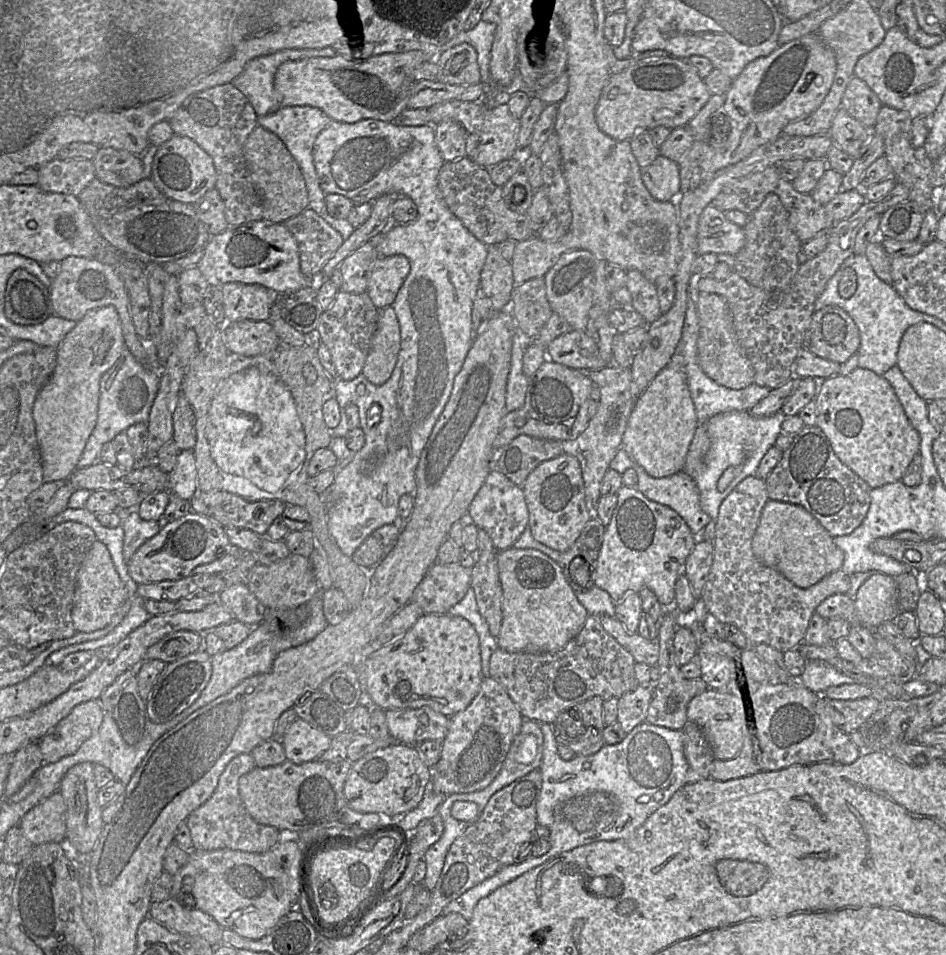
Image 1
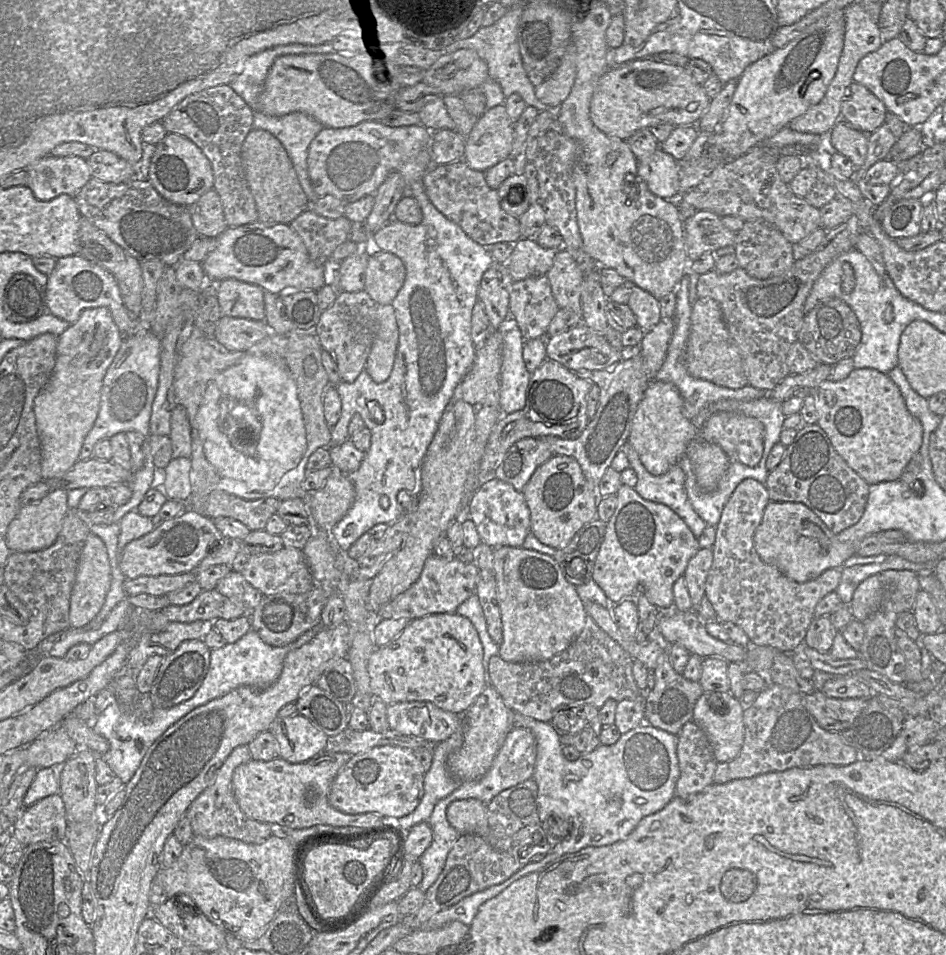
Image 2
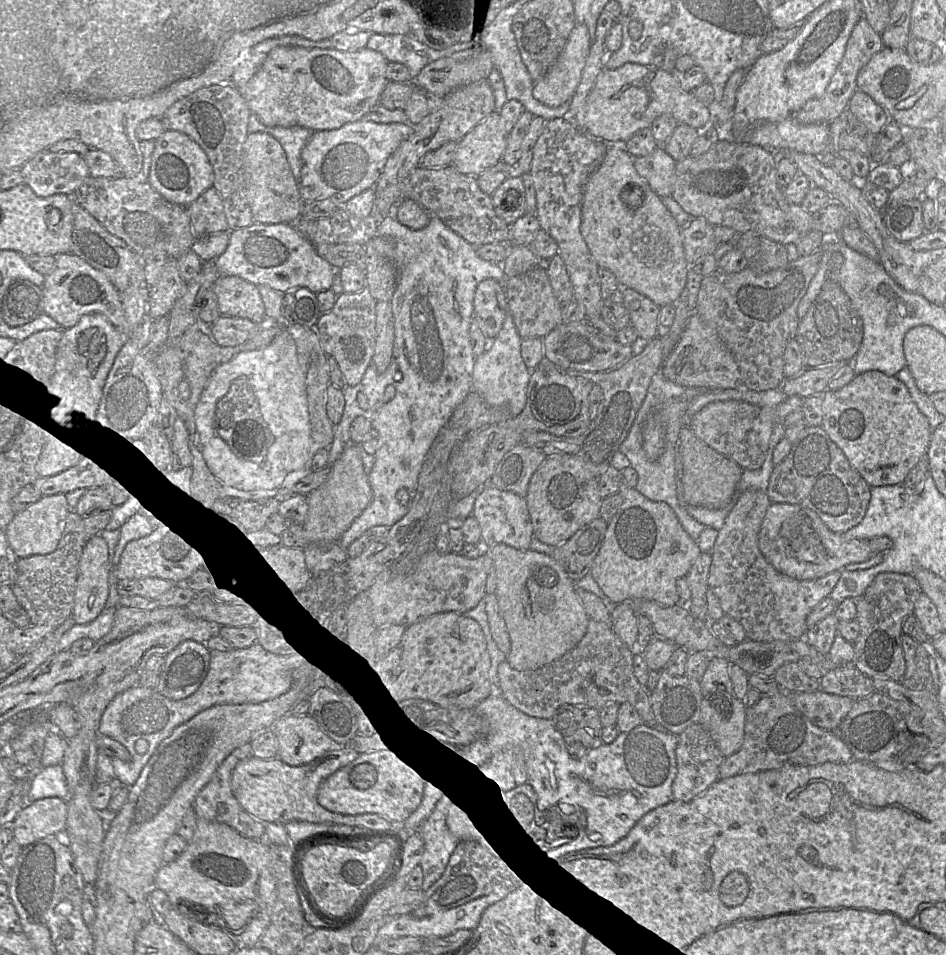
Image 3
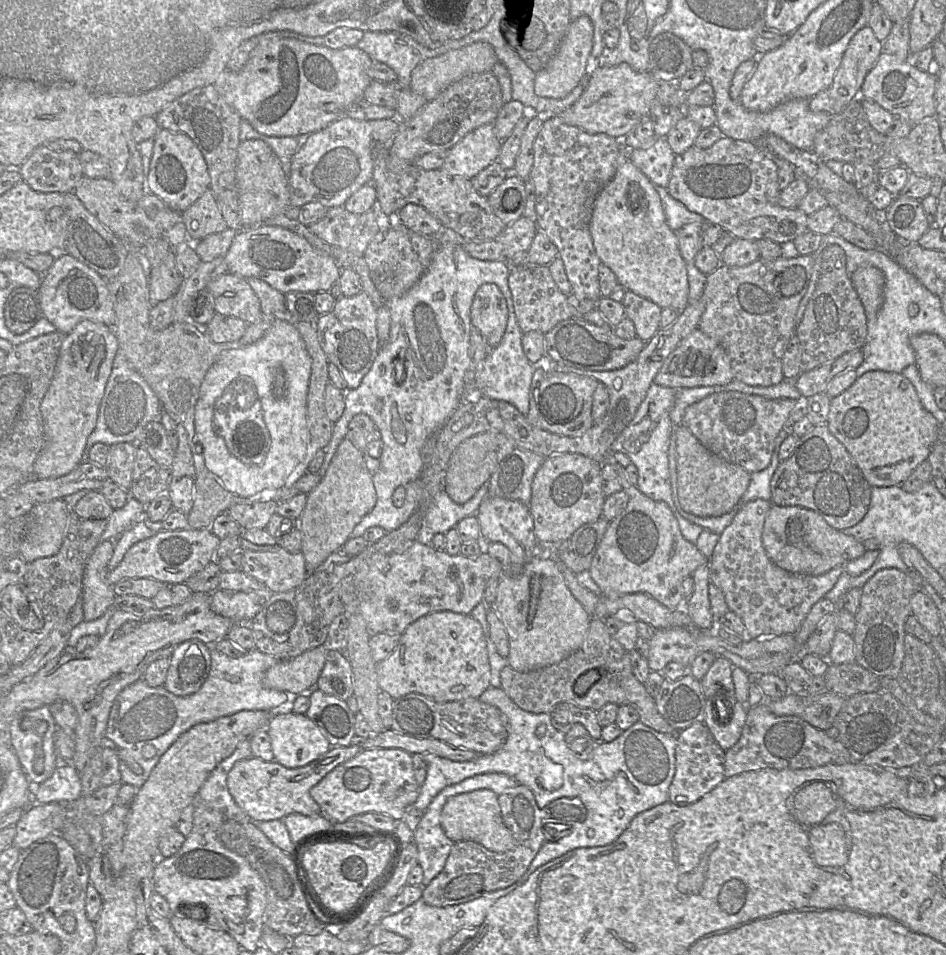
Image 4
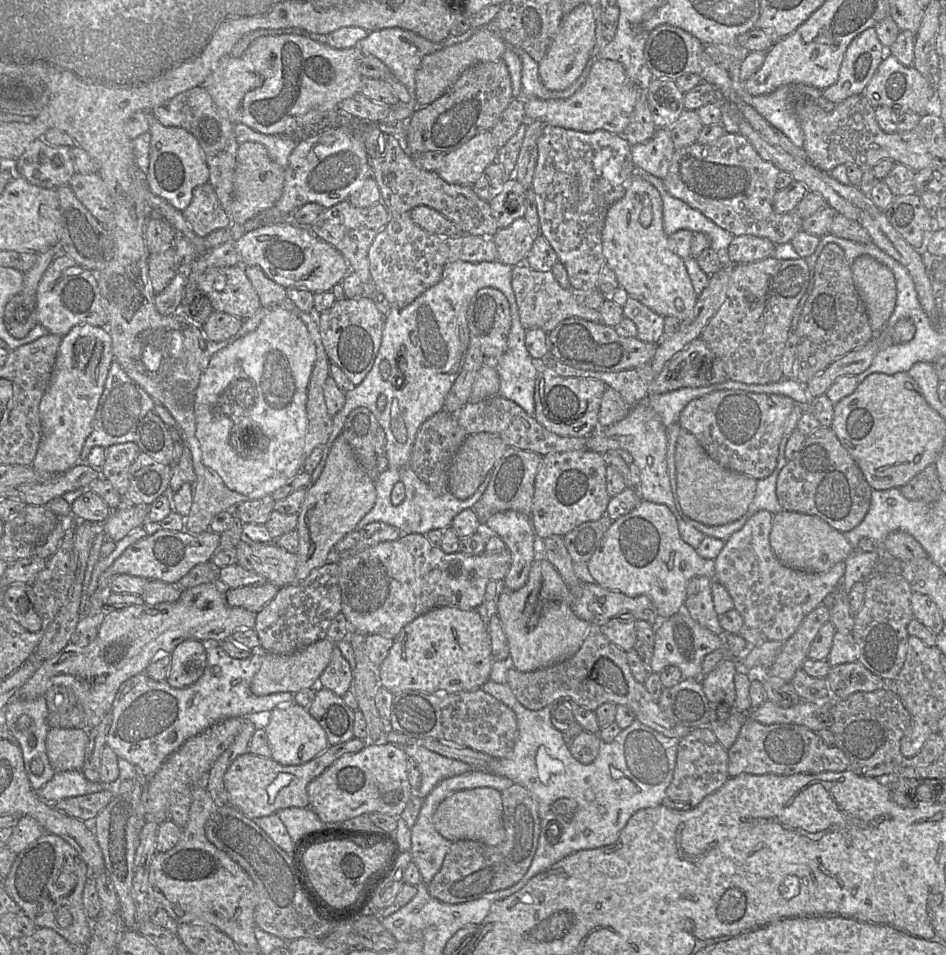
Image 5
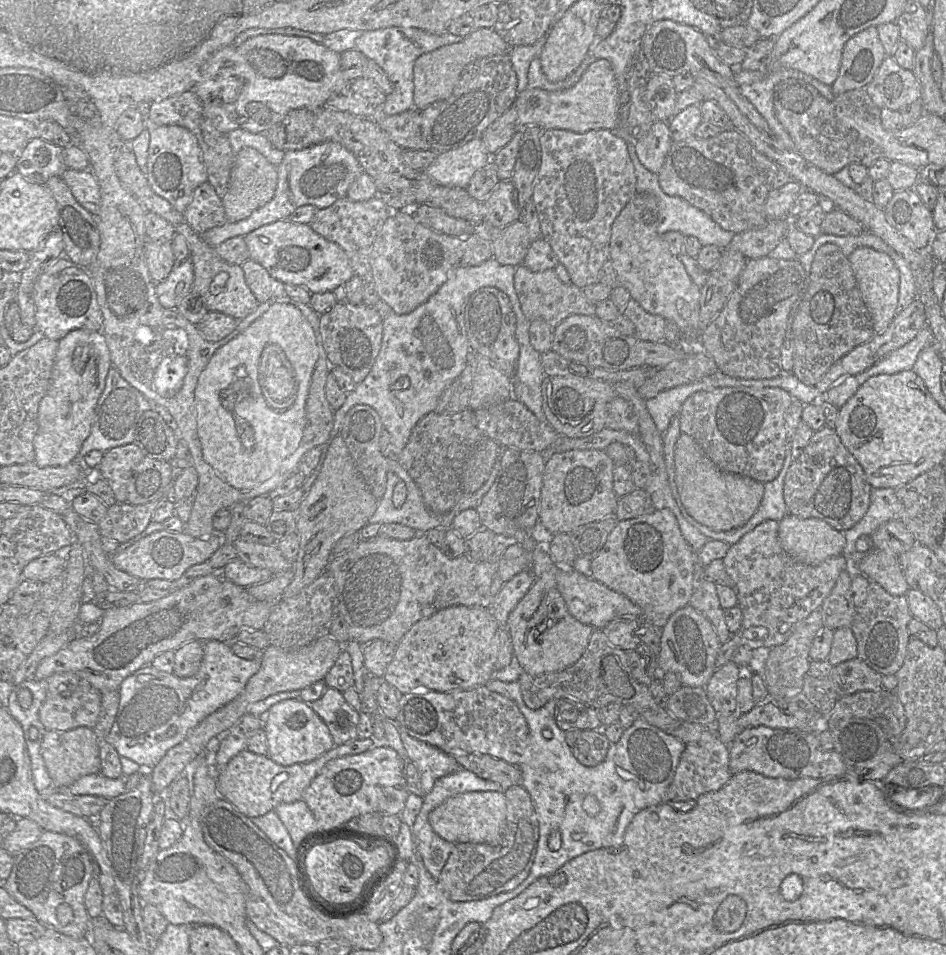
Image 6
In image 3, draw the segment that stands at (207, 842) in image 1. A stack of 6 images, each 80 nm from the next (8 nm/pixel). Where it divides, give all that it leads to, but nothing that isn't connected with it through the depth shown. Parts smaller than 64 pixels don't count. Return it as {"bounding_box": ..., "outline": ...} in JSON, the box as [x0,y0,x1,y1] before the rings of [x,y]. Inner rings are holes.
{"bounding_box":[192,743,265,840],"outline":[[[246,743],[232,751],[219,765],[206,786],[198,793],[192,804],[192,809],[194,810],[197,819],[209,822],[224,823],[245,838],[260,840],[265,839],[264,824],[250,816],[239,805],[230,787],[231,775],[234,767],[240,761],[251,758],[252,756],[252,748],[250,743]]]}

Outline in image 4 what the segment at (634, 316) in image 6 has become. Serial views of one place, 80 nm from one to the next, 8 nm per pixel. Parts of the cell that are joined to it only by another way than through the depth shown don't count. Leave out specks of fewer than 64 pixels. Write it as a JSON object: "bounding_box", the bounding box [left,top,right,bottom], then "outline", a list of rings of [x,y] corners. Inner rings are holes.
{"bounding_box":[622,290,662,342],"outline":[[[625,290],[622,304],[626,317],[635,326],[636,337],[644,342],[649,341],[660,329],[662,309],[654,302],[629,290]]]}

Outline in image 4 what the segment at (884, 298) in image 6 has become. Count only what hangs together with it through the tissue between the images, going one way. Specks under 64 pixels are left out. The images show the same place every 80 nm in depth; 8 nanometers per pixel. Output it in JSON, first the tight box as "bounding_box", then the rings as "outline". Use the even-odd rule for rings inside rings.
{"bounding_box":[851,266,884,320],"outline":[[[861,266],[852,274],[851,280],[864,306],[867,320],[874,319],[884,301],[883,272],[873,266]]]}

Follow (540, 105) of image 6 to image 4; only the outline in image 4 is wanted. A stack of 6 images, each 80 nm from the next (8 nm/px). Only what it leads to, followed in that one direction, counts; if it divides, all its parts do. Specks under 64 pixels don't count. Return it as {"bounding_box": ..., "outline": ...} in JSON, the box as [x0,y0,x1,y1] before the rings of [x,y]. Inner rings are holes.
{"bounding_box":[557,63,660,146],"outline":[[[620,63],[612,67],[596,67],[587,86],[579,99],[567,110],[559,113],[557,116],[568,125],[576,126],[590,134],[606,134],[620,141],[623,146],[623,138],[634,128],[640,121],[650,114],[651,104],[656,96],[660,82],[649,72],[639,72],[634,70],[627,63]]]}

